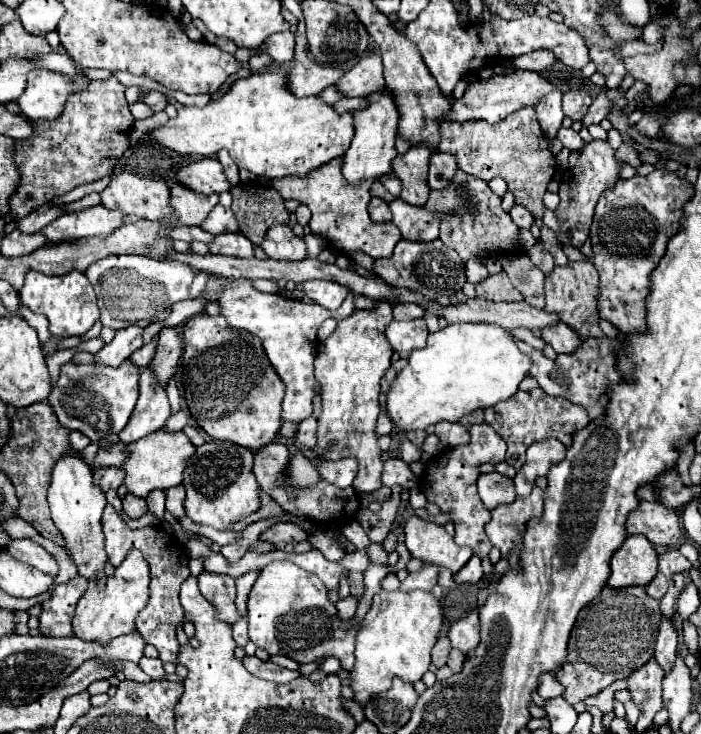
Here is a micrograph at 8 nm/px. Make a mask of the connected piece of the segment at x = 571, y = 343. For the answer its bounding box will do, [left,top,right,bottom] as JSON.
[542,323,580,353]

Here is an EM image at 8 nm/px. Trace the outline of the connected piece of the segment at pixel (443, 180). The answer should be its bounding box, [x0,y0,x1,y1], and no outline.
[428,153,458,189]

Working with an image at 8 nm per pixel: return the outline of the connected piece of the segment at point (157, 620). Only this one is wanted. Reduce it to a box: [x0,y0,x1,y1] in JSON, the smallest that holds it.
[102,505,190,663]

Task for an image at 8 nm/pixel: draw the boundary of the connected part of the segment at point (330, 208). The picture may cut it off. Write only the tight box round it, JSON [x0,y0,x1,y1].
[270,157,400,257]

